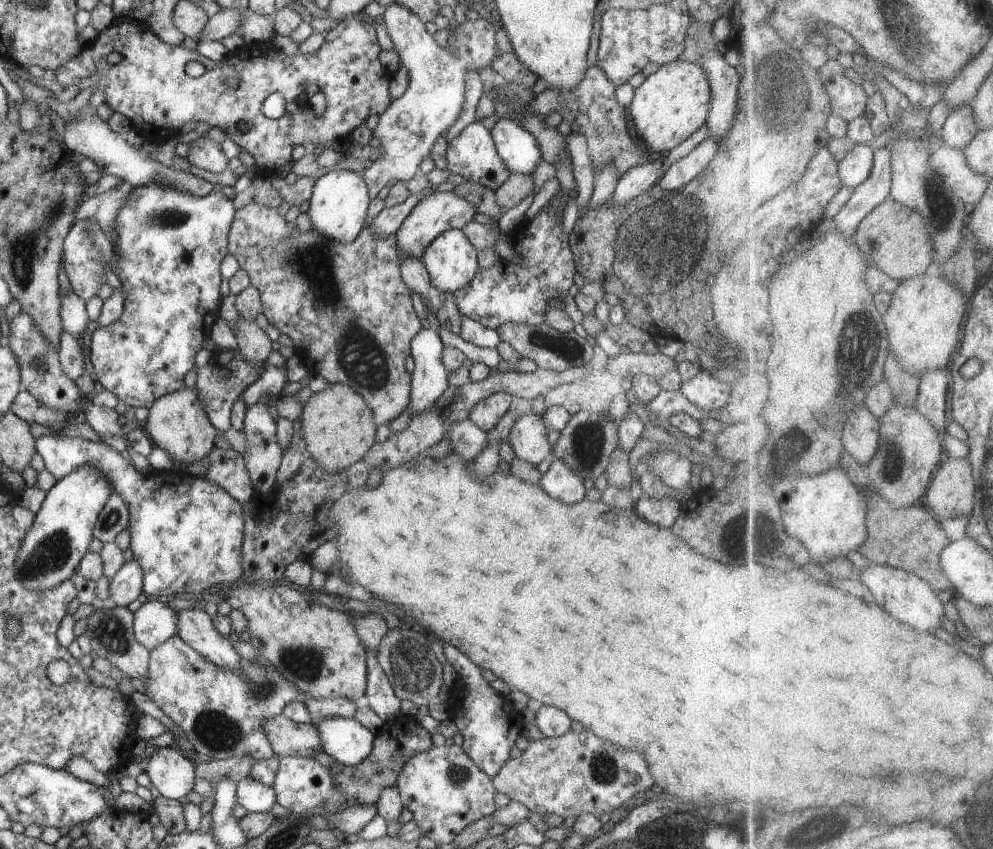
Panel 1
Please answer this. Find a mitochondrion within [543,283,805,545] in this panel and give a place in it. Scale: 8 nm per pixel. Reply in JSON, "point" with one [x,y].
{"point":[587,442]}

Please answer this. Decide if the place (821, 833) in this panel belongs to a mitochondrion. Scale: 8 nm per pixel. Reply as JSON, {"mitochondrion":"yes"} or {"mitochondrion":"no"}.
{"mitochondrion":"yes"}

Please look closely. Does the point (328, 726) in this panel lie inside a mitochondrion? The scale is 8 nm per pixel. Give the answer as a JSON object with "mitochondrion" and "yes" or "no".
{"mitochondrion":"no"}

